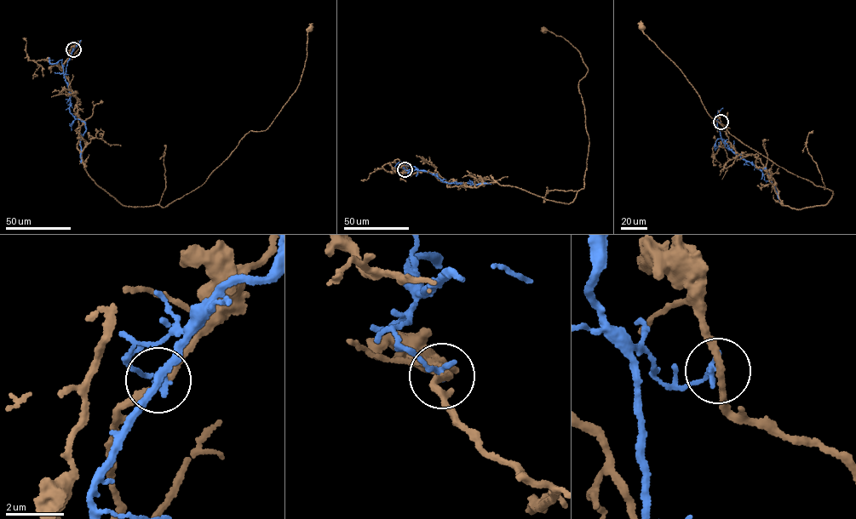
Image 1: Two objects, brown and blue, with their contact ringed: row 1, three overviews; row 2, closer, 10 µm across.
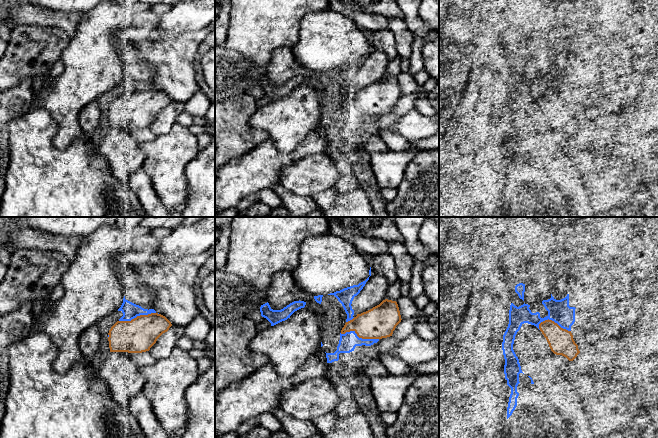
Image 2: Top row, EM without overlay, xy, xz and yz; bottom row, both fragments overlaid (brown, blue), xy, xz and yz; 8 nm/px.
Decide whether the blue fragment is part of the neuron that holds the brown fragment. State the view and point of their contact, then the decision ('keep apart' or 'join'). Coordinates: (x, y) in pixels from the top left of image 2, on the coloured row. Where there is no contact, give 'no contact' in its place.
meets brown in xz at (359, 337); keep apart

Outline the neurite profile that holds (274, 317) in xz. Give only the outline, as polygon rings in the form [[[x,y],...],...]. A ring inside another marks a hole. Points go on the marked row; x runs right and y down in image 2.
[[[294,301],[284,307],[281,310],[273,310],[269,303],[265,303],[261,305],[260,312],[261,316],[266,318],[270,323],[271,326],[274,326],[282,321],[287,320],[290,318],[290,316],[297,310],[304,308],[306,305],[306,302],[304,301]]]

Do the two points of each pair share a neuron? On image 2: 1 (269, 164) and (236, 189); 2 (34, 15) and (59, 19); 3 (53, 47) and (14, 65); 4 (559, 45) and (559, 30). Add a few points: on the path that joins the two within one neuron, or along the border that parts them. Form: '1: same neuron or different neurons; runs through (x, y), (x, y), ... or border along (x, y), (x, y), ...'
1: same neuron; runs through (261, 168), (254, 171), (244, 181)
2: same neuron; runs through (40, 16), (53, 18)
3: same neuron; runs through (43, 47), (34, 49), (24, 58)
4: same neuron; runs through (559, 41), (559, 34)

